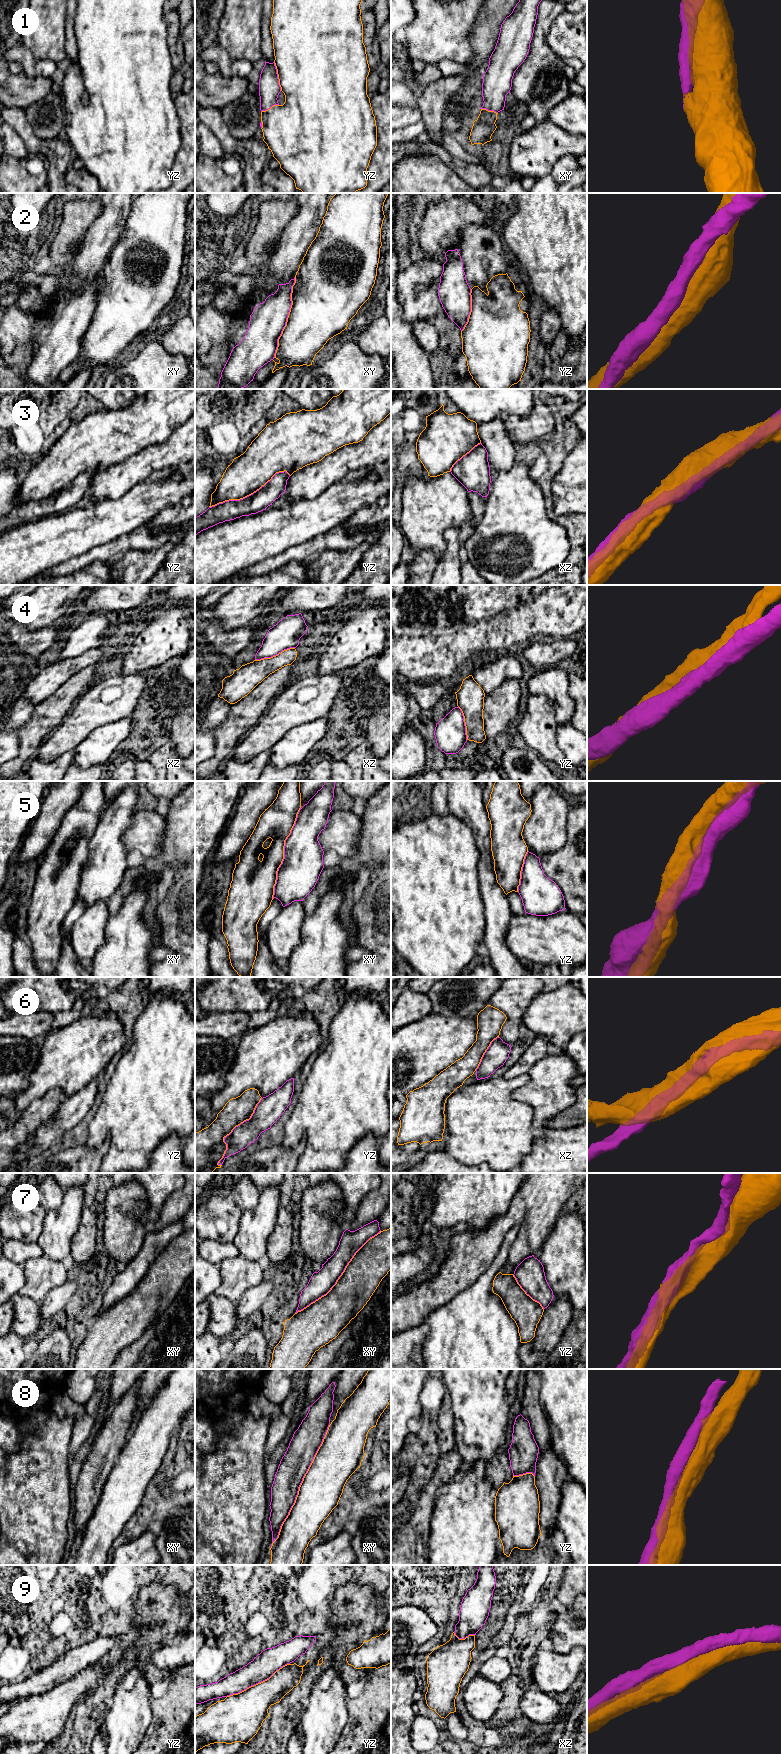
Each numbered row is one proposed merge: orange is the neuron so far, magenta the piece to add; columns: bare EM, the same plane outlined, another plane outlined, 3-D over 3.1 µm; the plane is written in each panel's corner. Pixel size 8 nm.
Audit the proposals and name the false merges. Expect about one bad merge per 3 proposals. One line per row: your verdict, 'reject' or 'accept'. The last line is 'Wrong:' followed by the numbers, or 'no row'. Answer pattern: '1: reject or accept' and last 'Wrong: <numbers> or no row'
1: accept
2: accept
3: accept
4: reject
5: accept
6: reject
7: reject
8: reject
9: accept
Wrong: 4, 6, 7, 8

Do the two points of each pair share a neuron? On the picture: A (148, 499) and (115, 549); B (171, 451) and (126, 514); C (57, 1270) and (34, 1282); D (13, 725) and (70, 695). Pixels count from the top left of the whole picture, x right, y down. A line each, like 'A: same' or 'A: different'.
A: different
B: different
C: same
D: different

